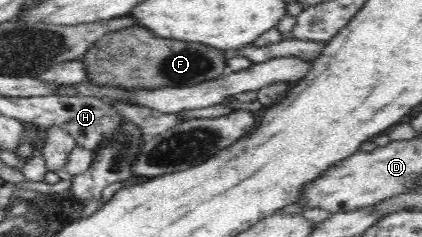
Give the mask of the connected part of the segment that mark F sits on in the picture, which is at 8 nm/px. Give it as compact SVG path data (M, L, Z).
M133 25L97 38L82 57L82 62L86 71L86 80L97 85L109 85L123 90L155 90L163 87L193 86L205 80L220 78L227 73L227 58L222 53L223 50L207 47L201 43L179 43L175 39L159 39L151 35L145 27Z

